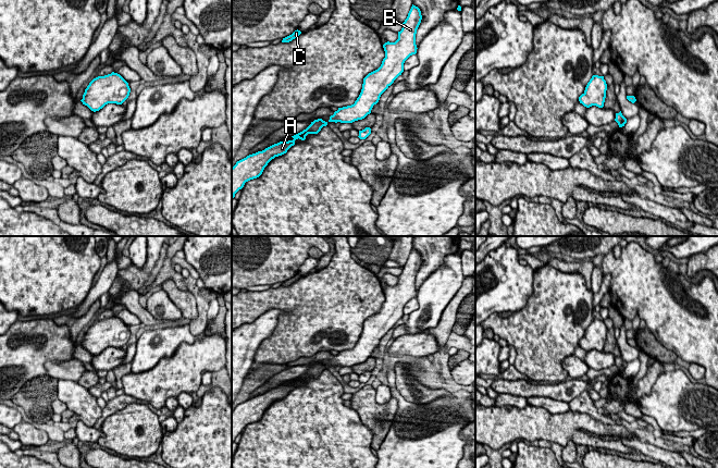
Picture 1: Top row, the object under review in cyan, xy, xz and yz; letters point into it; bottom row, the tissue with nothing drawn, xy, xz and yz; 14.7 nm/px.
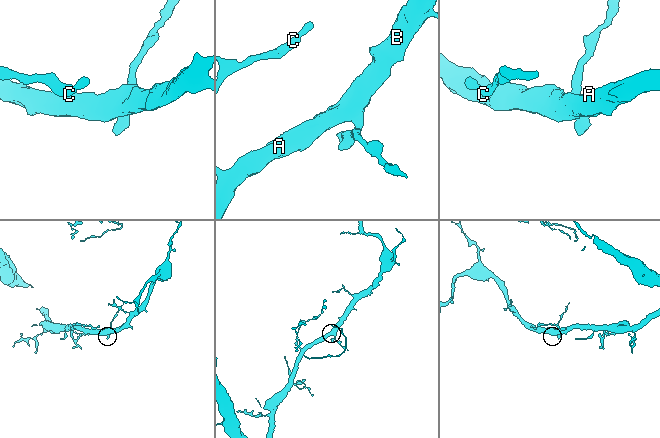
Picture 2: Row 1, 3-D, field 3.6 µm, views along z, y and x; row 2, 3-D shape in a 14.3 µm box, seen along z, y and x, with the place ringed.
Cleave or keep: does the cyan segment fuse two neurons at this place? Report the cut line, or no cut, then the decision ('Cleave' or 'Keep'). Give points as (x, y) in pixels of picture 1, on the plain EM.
No split. Keep

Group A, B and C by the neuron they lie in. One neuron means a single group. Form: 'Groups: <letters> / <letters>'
Groups: A B C

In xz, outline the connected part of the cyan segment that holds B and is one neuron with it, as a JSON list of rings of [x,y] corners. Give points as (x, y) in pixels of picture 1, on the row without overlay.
[[[412,248],[407,262],[401,268],[401,274],[398,275],[398,283],[383,288],[385,301],[377,313],[363,322],[361,336],[354,348],[338,352],[327,366],[322,362],[314,364],[306,373],[292,380],[293,384],[280,385],[237,405],[232,411],[232,443],[246,426],[259,421],[272,403],[286,397],[295,389],[296,383],[305,384],[308,378],[318,378],[329,366],[352,367],[370,358],[381,338],[404,316],[405,305],[417,297],[416,278],[421,263],[420,253]]]

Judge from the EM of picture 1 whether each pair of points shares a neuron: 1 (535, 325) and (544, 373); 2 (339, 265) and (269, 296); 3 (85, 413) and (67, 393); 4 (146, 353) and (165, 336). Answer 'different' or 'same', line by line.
1: same
2: same
3: same
4: same

